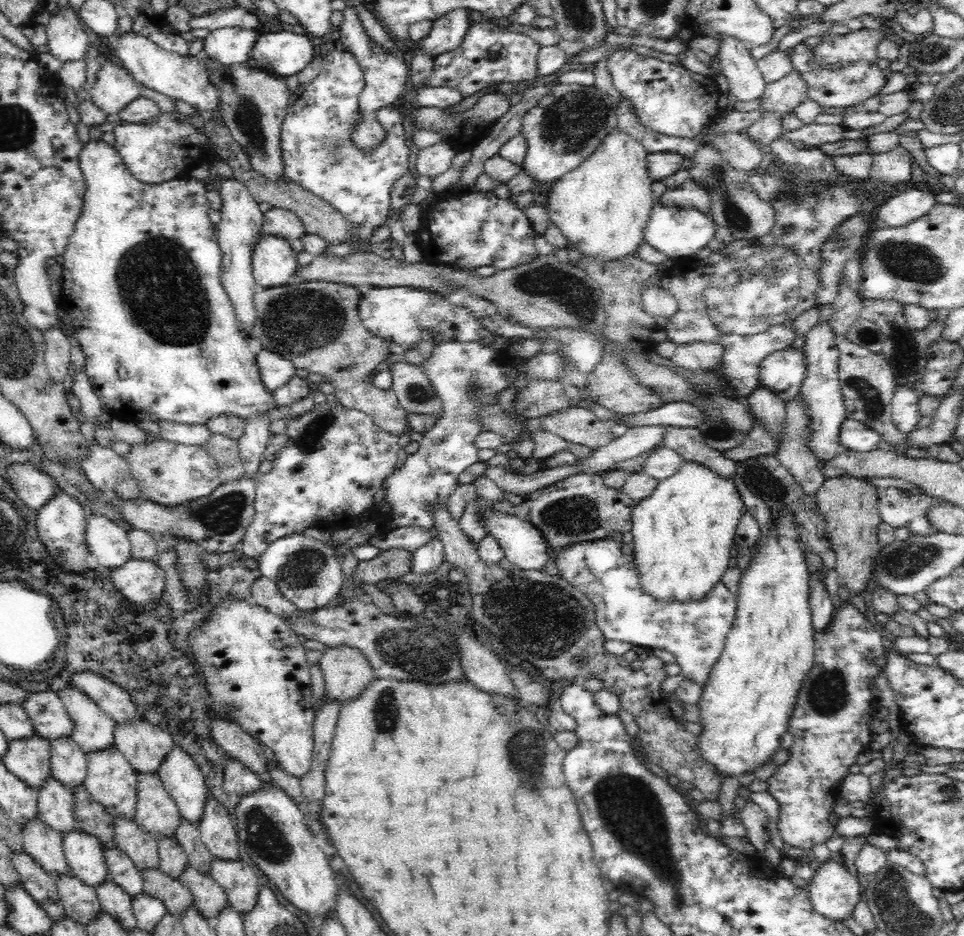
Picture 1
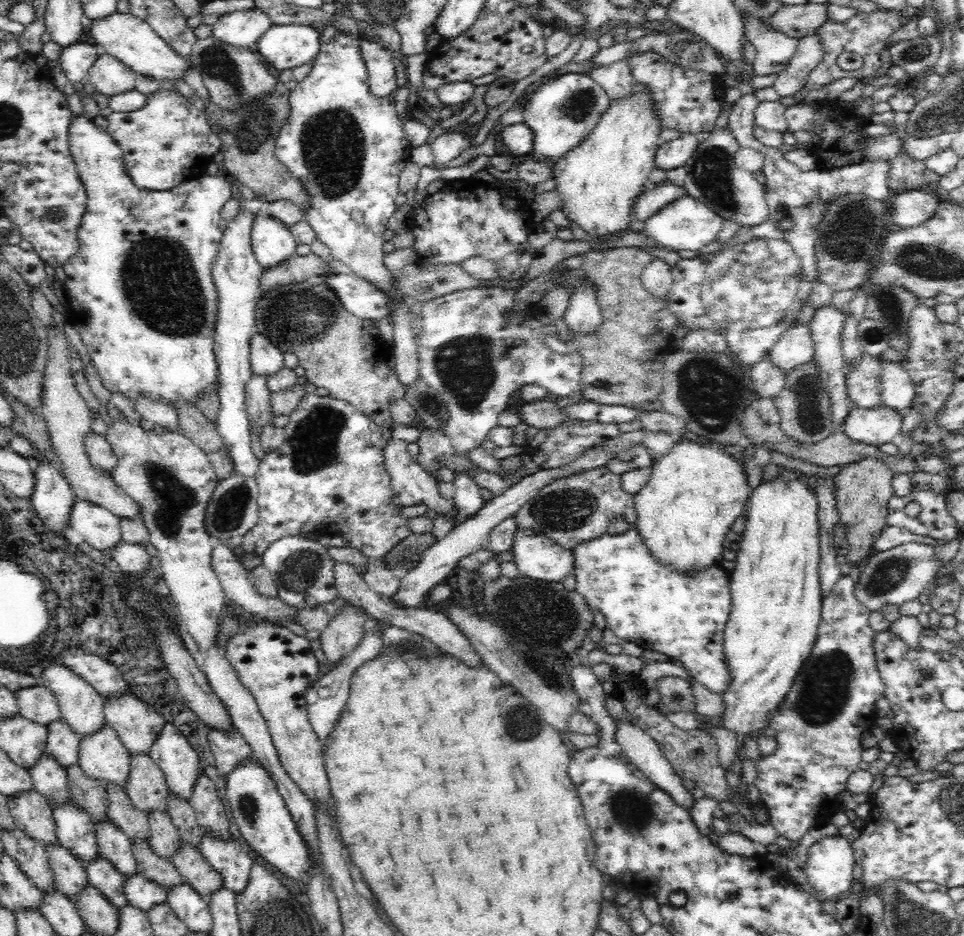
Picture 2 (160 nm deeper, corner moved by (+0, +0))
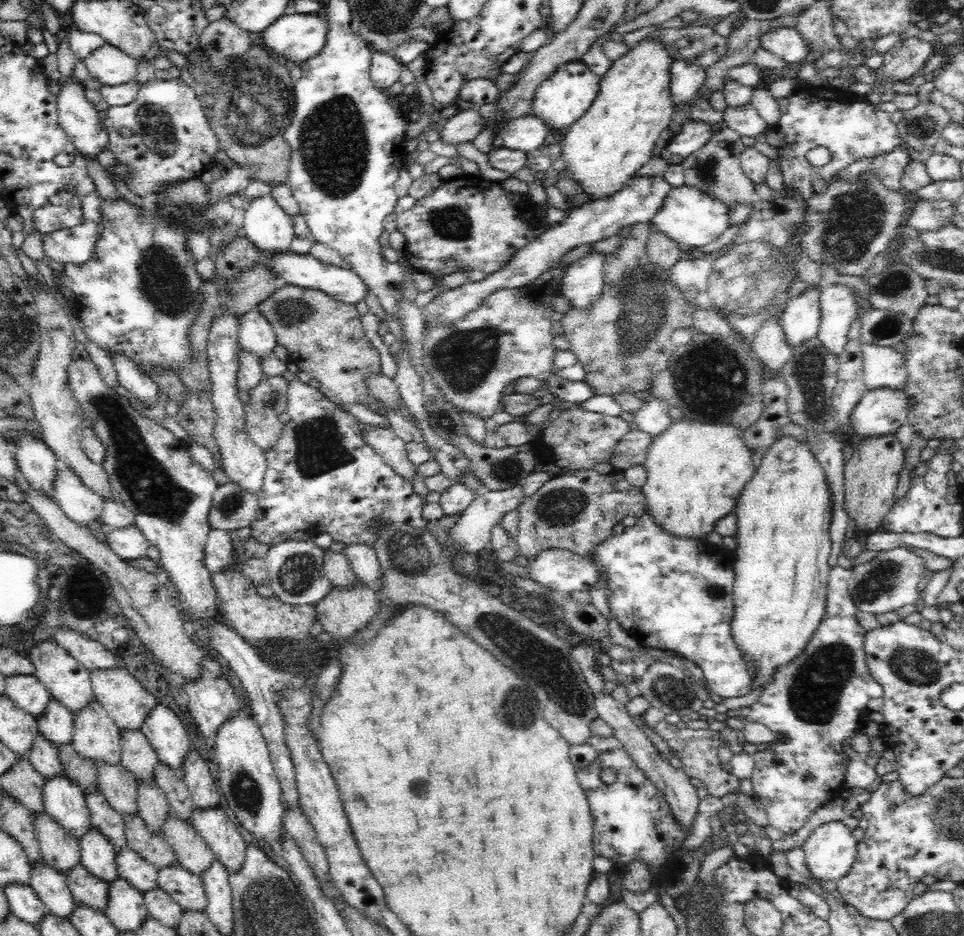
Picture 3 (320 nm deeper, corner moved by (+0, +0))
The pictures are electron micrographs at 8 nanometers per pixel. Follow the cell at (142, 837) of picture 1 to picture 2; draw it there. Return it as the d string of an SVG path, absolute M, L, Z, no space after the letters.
M114 784L105 787L108 797L107 816L133 841L148 841L148 815L134 806L126 790Z

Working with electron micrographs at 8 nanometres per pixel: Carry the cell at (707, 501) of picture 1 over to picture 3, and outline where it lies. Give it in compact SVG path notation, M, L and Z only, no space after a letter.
M683 416L681 420L670 424L666 432L652 440L643 464L647 471L647 482L642 488L648 504L648 514L652 514L656 525L677 537L704 539L714 530L717 520L735 512L740 494L757 470L752 452L744 441L744 432L734 424L711 424Z

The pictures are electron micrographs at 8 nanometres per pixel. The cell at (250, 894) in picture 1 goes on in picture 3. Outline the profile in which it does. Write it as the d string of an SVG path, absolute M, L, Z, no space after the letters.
M224 803L205 809L195 806L190 820L215 858L228 872L234 872L242 868L247 845L239 828L226 815L224 806Z

